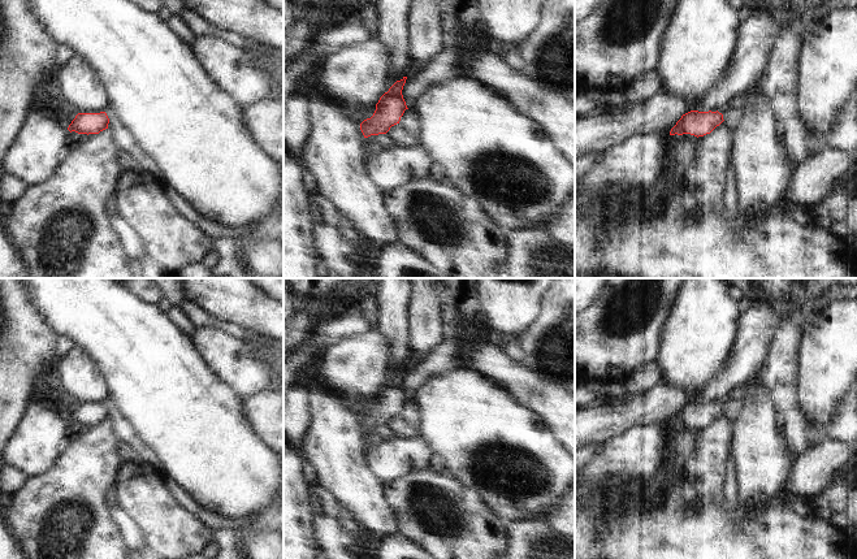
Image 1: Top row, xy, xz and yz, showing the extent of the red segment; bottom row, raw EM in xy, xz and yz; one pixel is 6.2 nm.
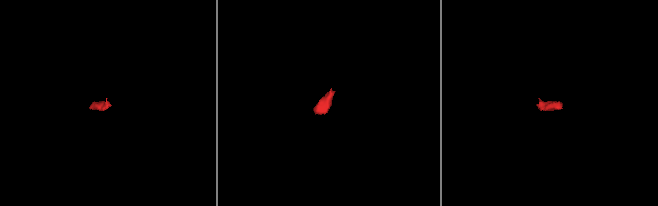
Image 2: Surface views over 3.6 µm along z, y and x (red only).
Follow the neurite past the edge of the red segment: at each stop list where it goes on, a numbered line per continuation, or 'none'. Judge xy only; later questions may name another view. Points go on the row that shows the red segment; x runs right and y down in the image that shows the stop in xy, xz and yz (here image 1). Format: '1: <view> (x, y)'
none

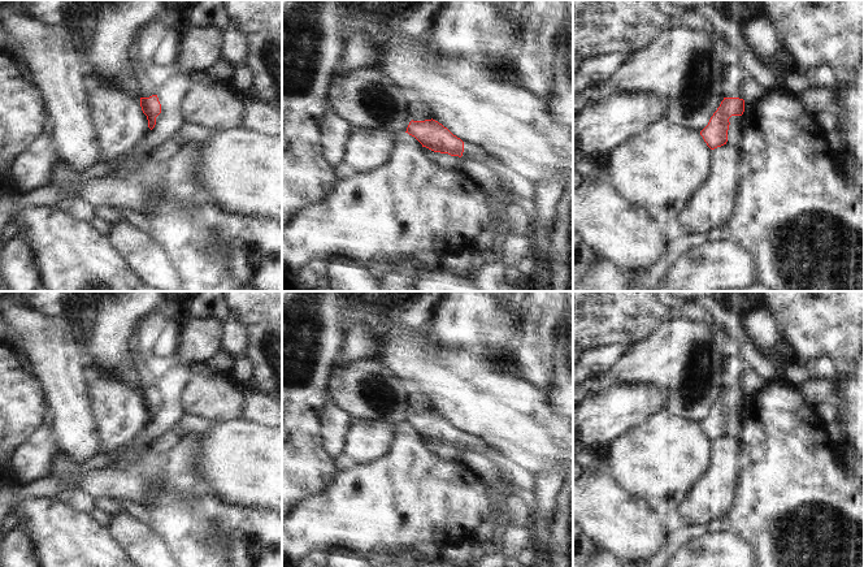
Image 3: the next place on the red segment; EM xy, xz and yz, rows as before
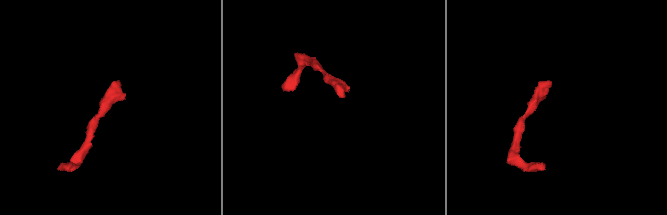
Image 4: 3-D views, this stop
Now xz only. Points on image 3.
1: xz (515, 182)

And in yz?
none

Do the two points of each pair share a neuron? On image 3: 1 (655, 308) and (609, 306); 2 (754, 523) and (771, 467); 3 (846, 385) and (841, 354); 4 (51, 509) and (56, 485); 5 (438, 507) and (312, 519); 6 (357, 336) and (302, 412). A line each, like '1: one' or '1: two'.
1: one
2: one
3: two
4: two
5: one
6: two

